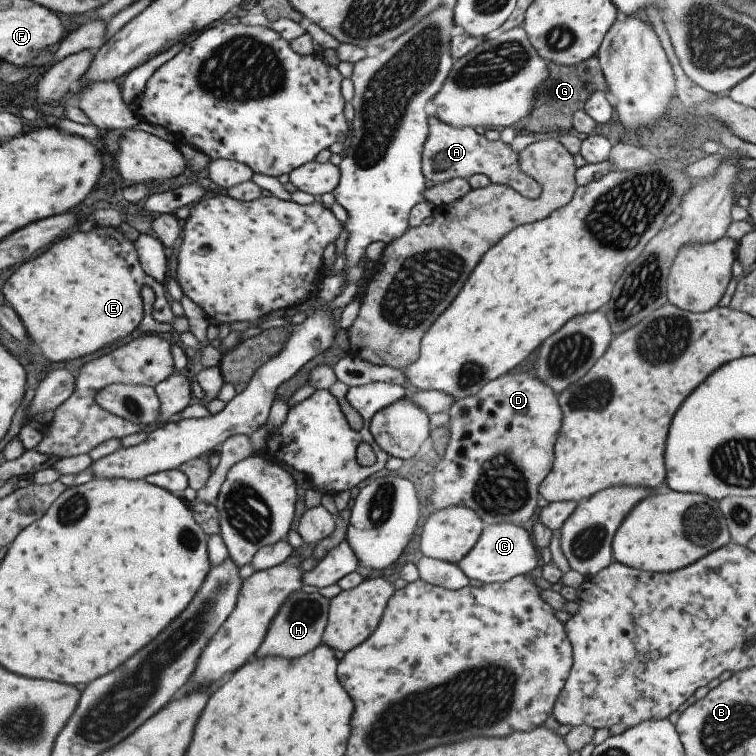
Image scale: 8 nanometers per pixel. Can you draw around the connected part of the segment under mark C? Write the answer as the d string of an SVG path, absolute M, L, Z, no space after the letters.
M511 522L484 525L473 548L457 563L461 572L468 580L477 582L505 582L517 575L527 575L540 563L539 550L529 538L529 534L521 527Z

